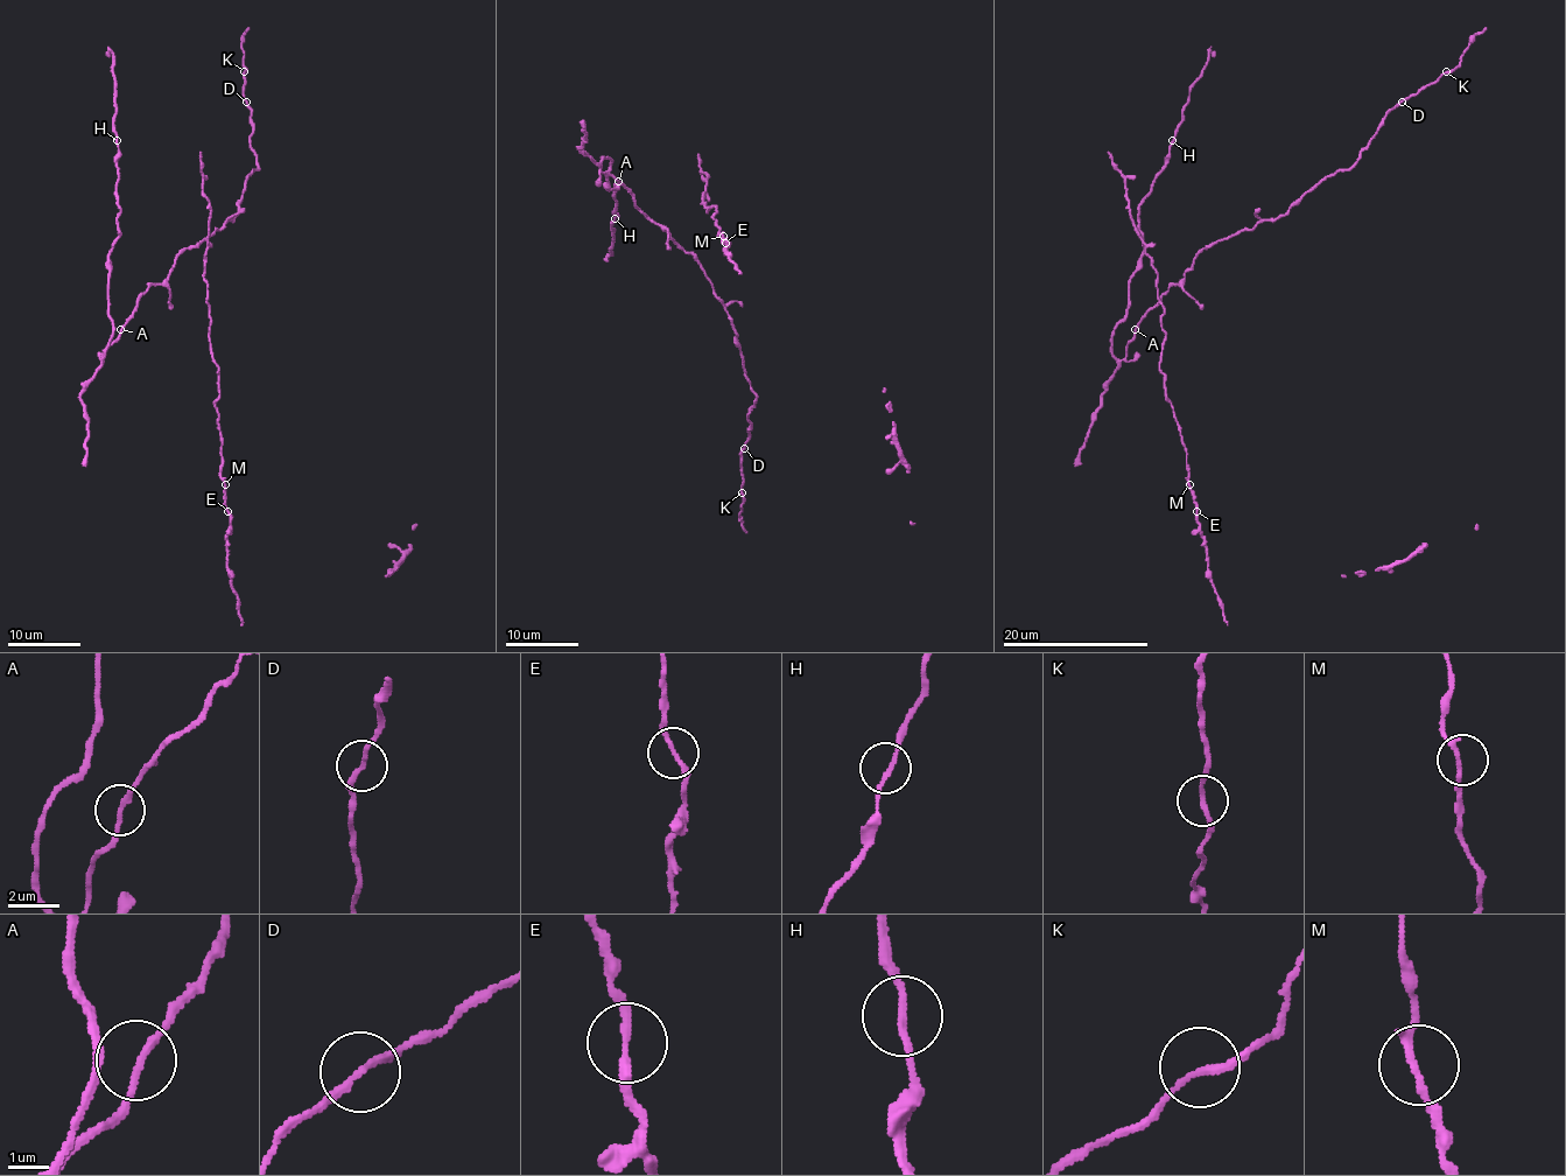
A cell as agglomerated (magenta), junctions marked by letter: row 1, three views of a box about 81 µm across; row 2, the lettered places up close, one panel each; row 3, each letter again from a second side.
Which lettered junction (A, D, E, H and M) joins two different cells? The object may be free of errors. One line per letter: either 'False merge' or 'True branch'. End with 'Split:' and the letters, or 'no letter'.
A: True branch
D: True branch
E: True branch
H: True branch
M: True branch
Split: no letter

